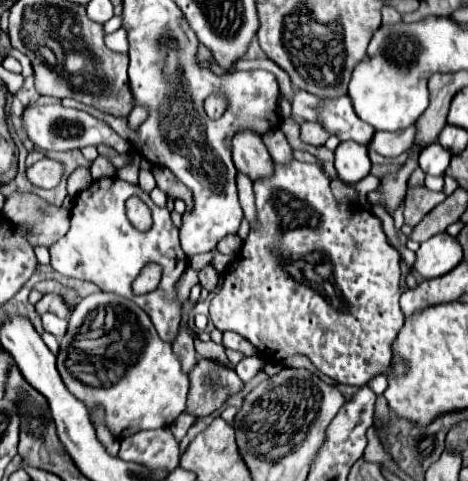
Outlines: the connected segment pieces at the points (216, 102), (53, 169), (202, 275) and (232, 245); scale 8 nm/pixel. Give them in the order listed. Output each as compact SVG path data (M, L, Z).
M210 96L210 98L206 98L206 114L210 116L210 118L220 118L222 114L224 114L224 110L226 110L226 100L224 100L224 96Z
M42 158L28 168L28 180L38 188L56 188L64 176L64 162Z
M212 264L204 266L202 270L198 270L198 278L200 278L200 284L206 288L206 290L214 290L218 286L218 272L214 270Z
M228 234L228 236L224 236L222 238L222 242L216 246L222 254L238 254L238 250L240 250L240 246L242 246L242 240L240 240L240 236L238 234Z

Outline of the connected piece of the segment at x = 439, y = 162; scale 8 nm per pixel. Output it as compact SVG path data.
M430 144L428 148L424 148L420 152L420 168L430 174L430 176L444 176L450 164L450 156L448 150L444 150L440 144Z

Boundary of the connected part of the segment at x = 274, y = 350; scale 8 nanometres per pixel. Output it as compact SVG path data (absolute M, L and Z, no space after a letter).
M290 160L290 164L274 164L274 172L272 172L268 178L258 178L258 180L254 182L254 194L256 194L256 222L252 224L250 234L248 234L248 238L246 238L246 242L244 242L244 246L242 246L240 254L236 256L236 260L234 260L234 262L228 266L228 270L224 272L222 286L216 290L214 298L210 300L210 320L214 322L214 326L216 326L218 330L222 330L222 332L224 332L224 330L234 330L234 332L242 334L246 340L250 340L250 342L256 346L256 350L260 352L258 356L262 356L262 358L266 358L266 360L284 360L284 358L288 358L288 356L292 356L292 354L306 354L306 356L312 360L312 364L314 364L322 374L330 376L330 378L332 378L332 380L336 380L338 384L364 386L364 384L366 384L368 380L372 380L374 376L384 374L384 372L388 370L390 360L392 360L392 342L396 340L396 334L398 334L398 332L400 332L400 328L404 326L404 314L402 314L400 304L398 304L398 300L400 300L400 296L402 296L402 286L400 286L400 254L398 254L398 250L396 250L396 248L392 248L392 246L388 244L386 234L384 234L384 230L382 230L382 222L380 222L372 212L362 210L362 208L358 208L358 206L354 206L354 204L338 204L338 202L336 202L336 198L332 196L330 180L324 176L324 172L322 172L316 164L308 164L308 162Z

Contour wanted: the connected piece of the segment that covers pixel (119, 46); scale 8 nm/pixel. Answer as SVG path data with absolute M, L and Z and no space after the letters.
M120 28L120 30L112 32L112 34L108 34L108 36L106 36L106 46L108 46L110 50L114 50L114 52L126 52L126 50L128 50L126 30Z

